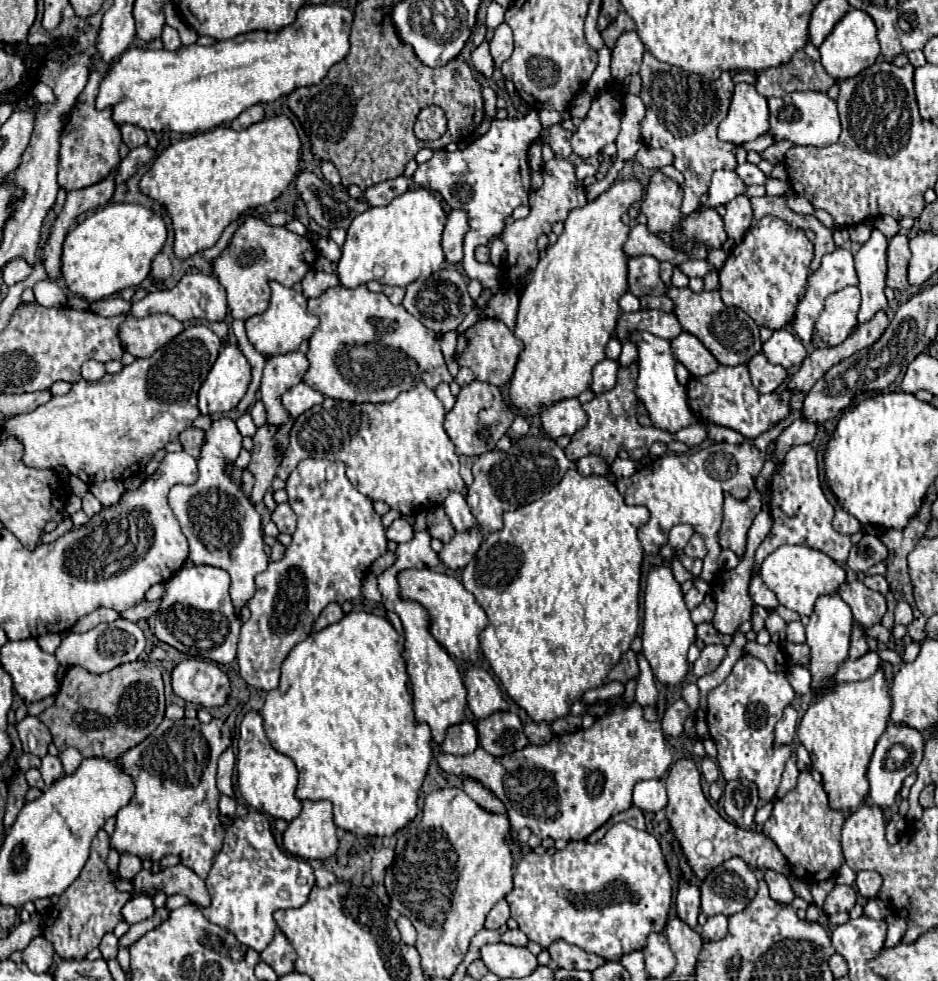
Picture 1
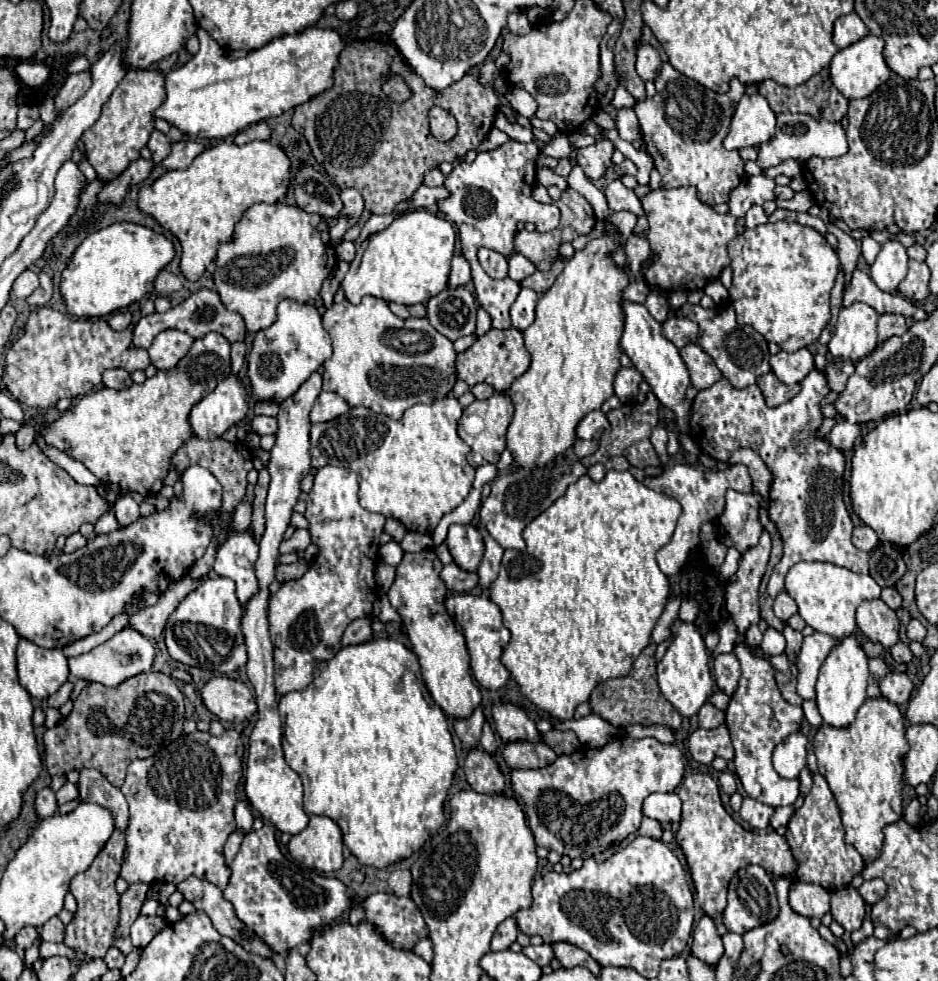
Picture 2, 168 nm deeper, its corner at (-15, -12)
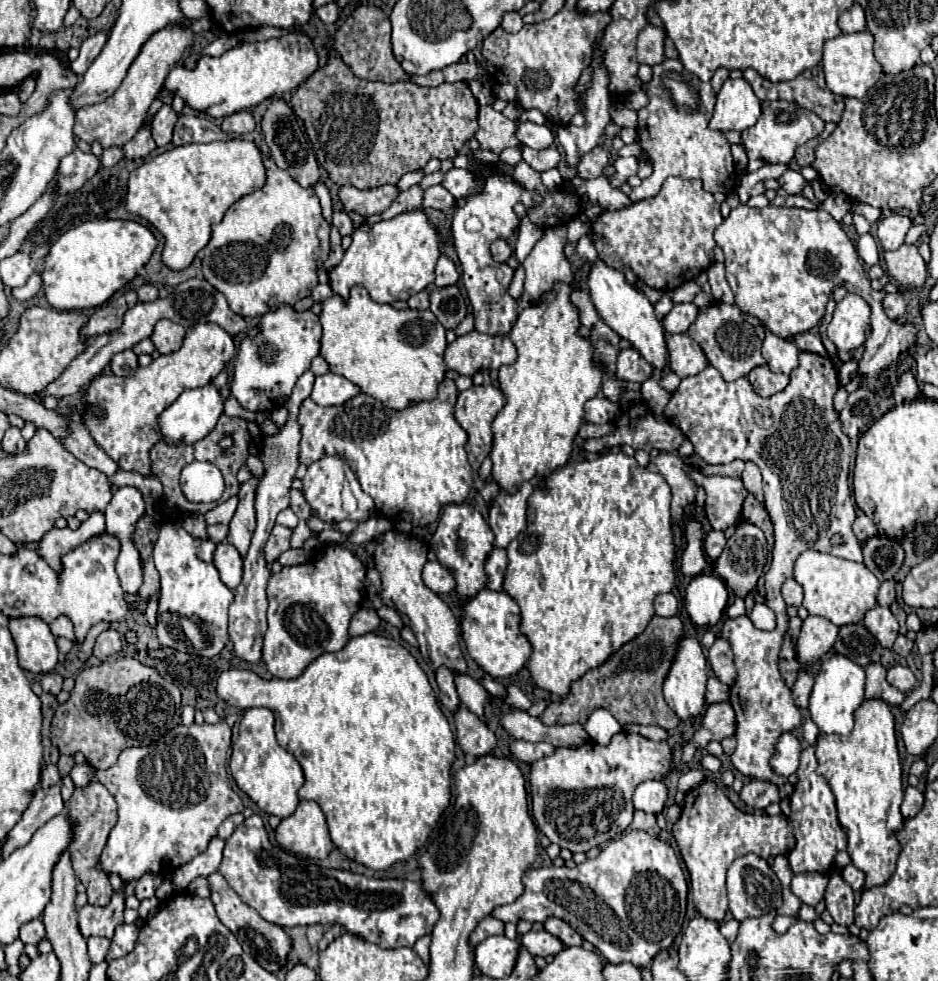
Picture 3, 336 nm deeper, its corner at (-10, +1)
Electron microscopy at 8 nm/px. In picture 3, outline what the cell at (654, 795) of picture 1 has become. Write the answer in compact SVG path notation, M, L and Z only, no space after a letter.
M646 780L638 784L634 792L634 808L650 814L662 812L666 800L668 800L668 786L662 780Z

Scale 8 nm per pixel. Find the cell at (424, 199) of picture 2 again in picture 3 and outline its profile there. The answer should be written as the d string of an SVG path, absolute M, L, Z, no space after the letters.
M448 170L444 174L442 186L458 200L458 198L466 198L466 194L470 194L470 186L474 186L474 174L470 174L468 170Z

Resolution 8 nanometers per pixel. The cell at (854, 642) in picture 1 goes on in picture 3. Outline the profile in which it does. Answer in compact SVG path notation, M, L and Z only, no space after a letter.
M880 662L866 666L866 698L880 698L890 706L900 706L904 694L886 682L886 668Z

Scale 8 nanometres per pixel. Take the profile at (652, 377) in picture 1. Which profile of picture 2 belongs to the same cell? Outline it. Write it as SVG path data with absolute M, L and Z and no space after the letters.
M623 301L621 303L623 309L623 317L625 317L625 327L623 327L623 335L619 341L619 347L625 355L629 355L629 359L633 361L635 369L639 373L643 373L645 381L649 383L651 391L655 393L655 397L667 405L669 409L673 409L679 431L687 433L689 427L689 411L691 411L691 403L685 401L685 391L689 387L689 373L687 367L679 355L679 349L661 335L661 323L653 319L653 315L647 311L645 305L641 303L631 303L631 301Z

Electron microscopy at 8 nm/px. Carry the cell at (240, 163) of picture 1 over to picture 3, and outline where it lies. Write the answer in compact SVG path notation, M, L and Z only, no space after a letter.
M230 138L224 142L212 142L212 144L188 144L188 146L170 148L164 154L158 154L150 162L144 162L142 166L130 172L126 208L132 214L146 218L150 224L154 224L164 234L166 238L166 246L162 252L164 264L172 270L184 270L192 264L194 256L208 244L210 226L220 222L224 212L238 198L260 190L264 184L266 184L264 158L254 140Z

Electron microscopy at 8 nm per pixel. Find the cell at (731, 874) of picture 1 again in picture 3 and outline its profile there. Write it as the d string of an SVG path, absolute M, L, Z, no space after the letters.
M756 854L740 856L730 864L726 886L728 886L728 910L738 922L750 916L764 916L764 914L776 912L778 906L782 906L780 880L776 878L768 862Z

